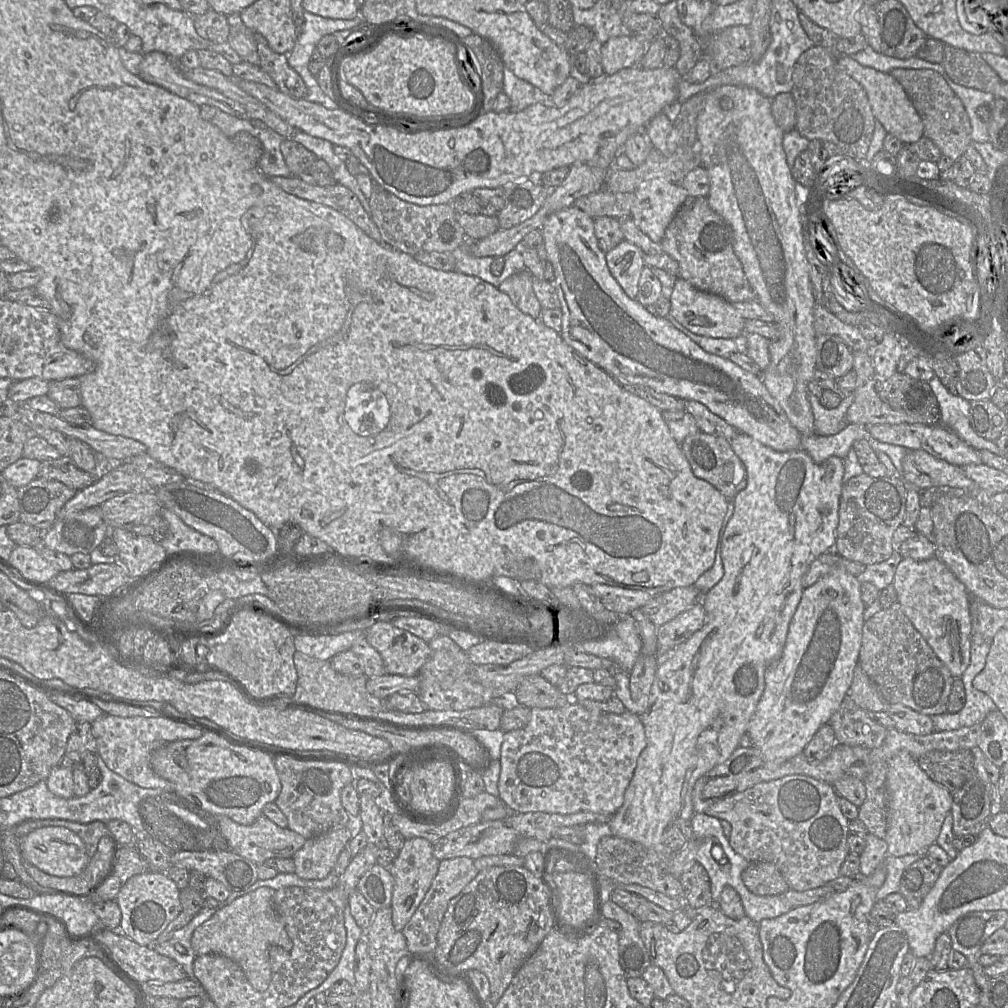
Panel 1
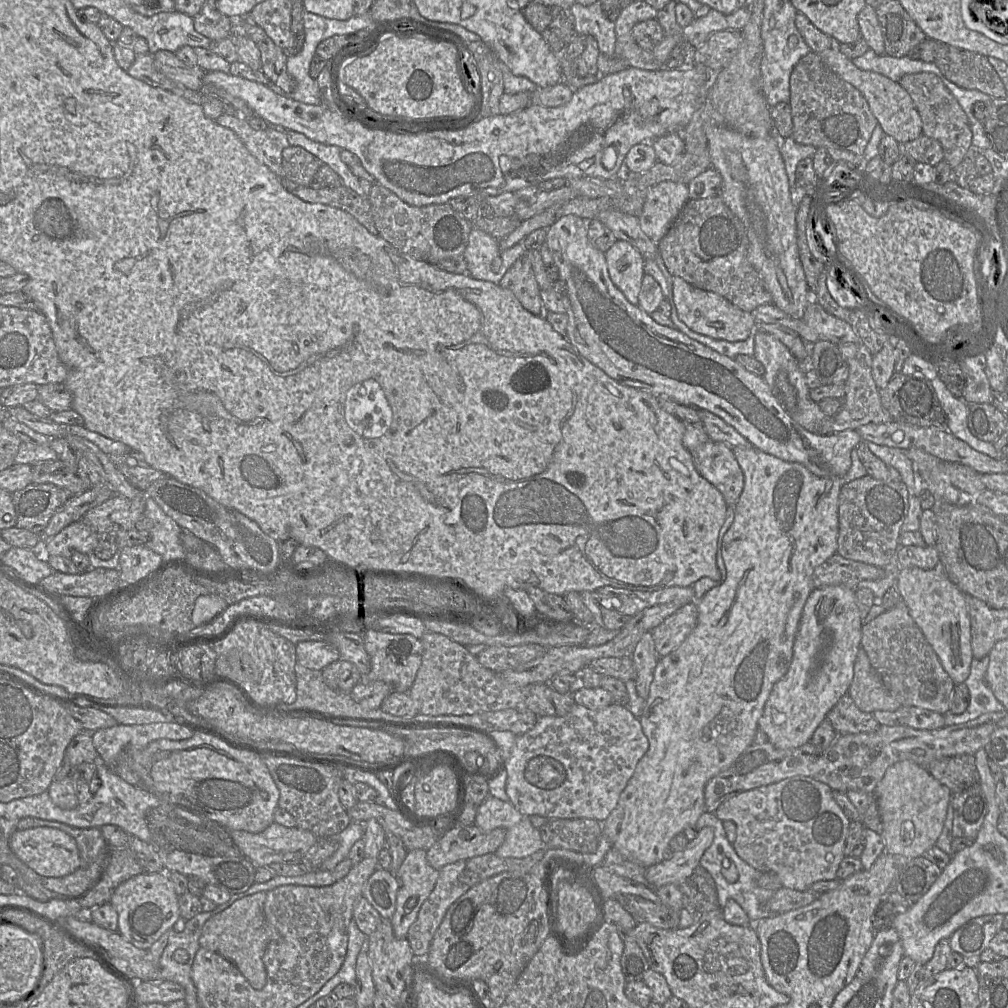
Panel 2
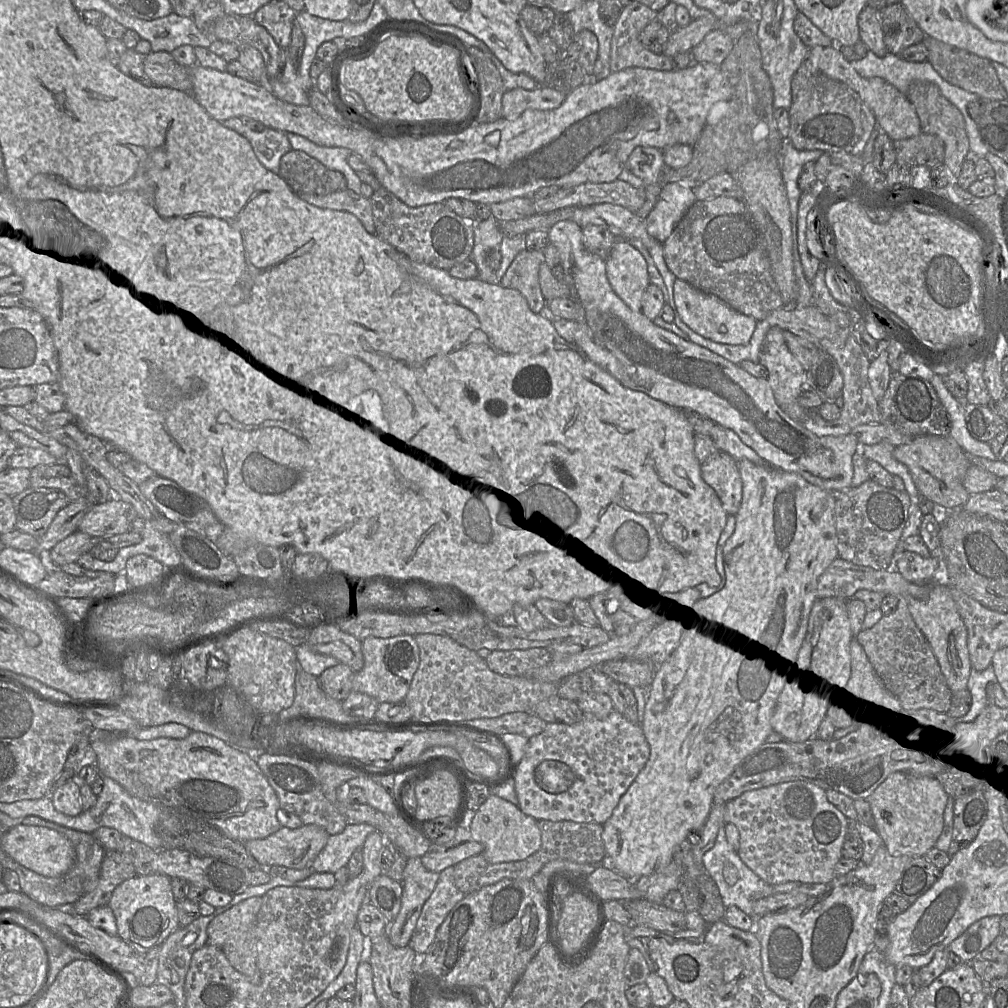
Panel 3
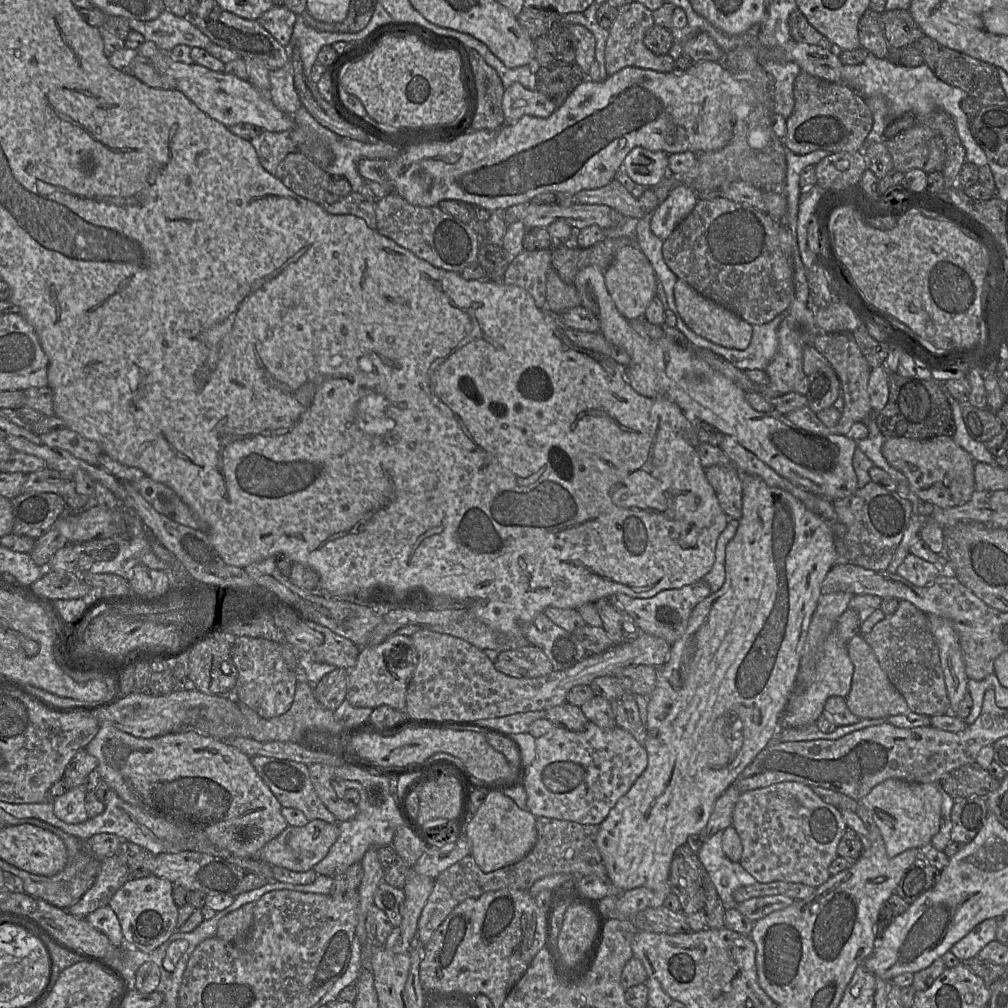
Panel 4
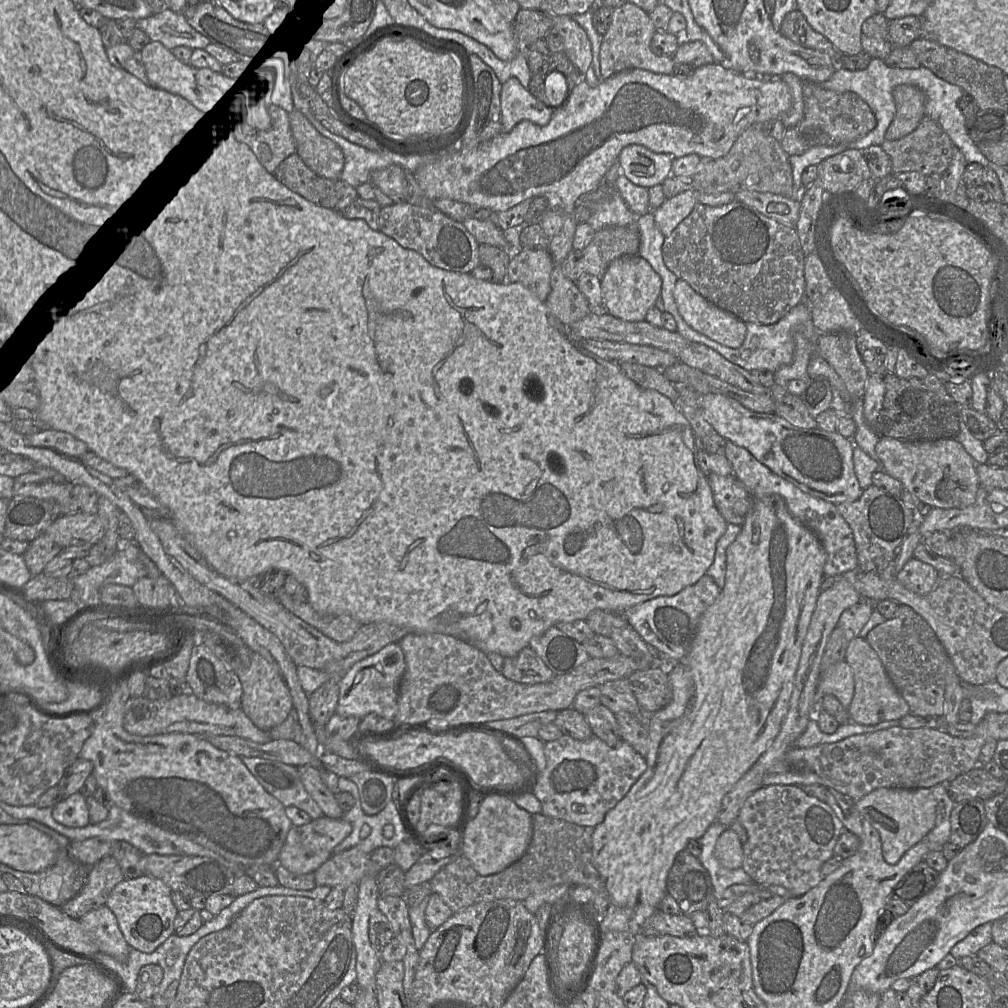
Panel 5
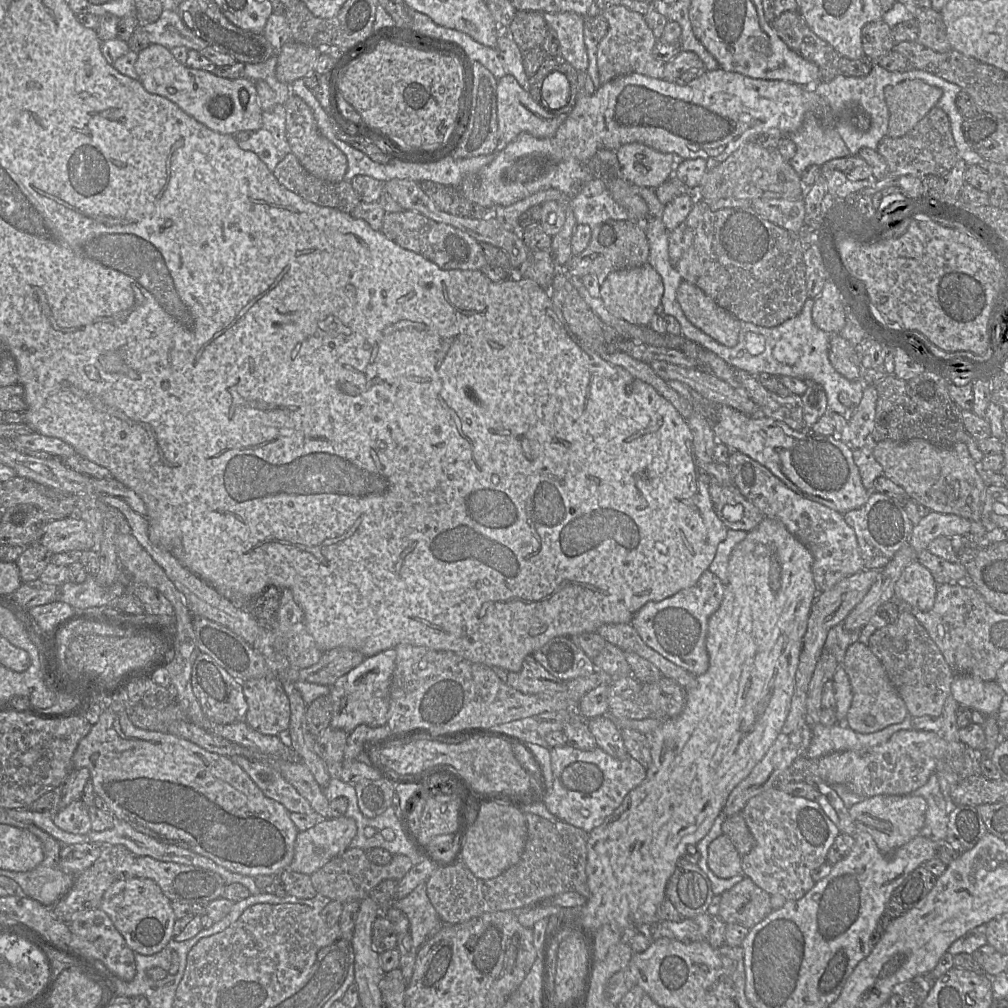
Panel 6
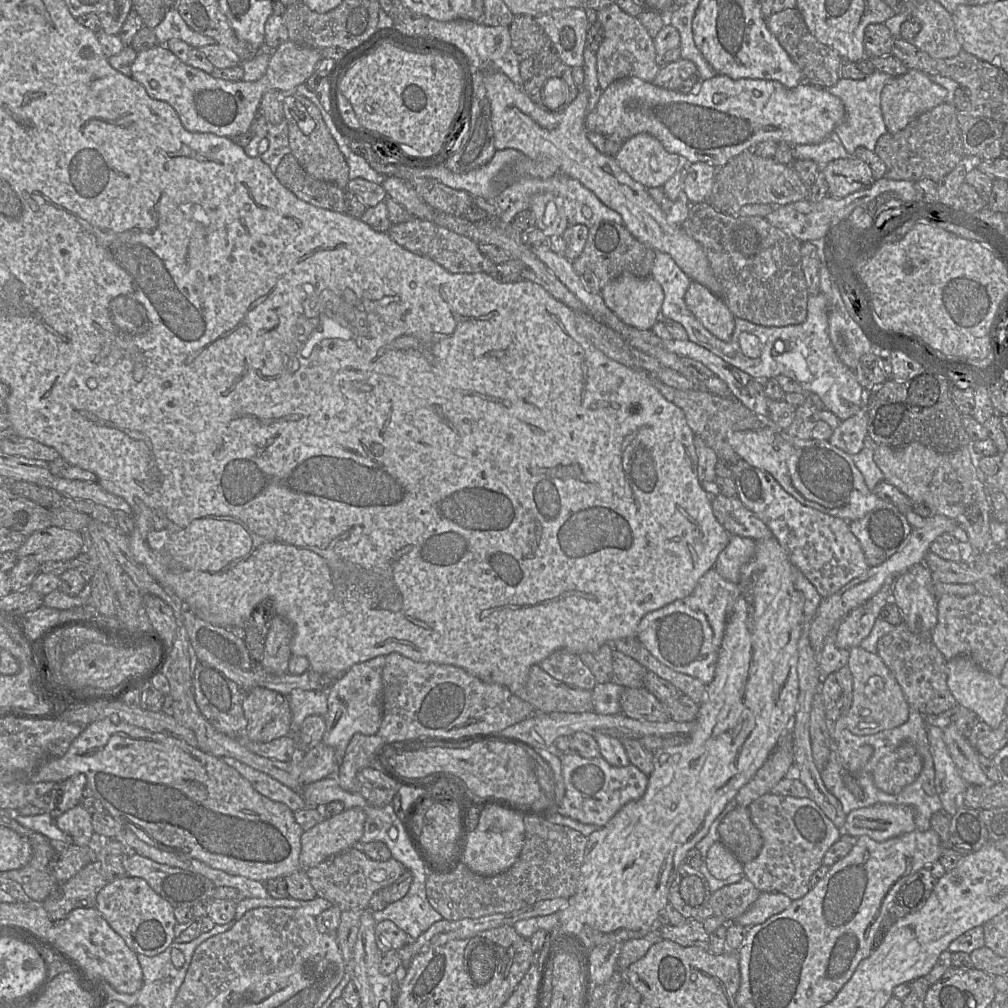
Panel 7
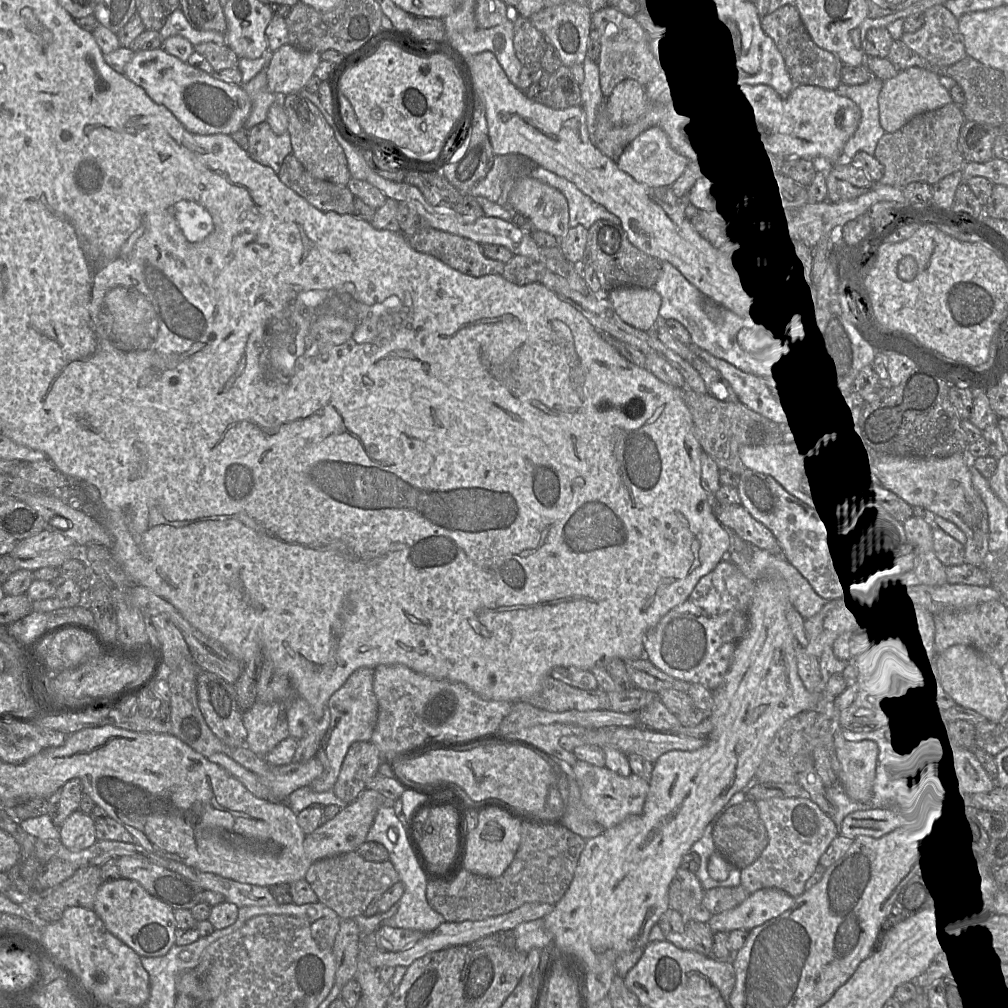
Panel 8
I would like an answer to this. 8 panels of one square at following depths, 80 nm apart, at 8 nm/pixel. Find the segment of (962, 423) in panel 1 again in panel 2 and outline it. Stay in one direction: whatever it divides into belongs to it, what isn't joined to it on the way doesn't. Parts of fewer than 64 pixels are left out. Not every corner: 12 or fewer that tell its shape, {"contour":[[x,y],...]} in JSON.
{"contour":[[938,376],[931,382],[946,414],[946,428],[974,450],[1005,459],[992,442],[970,432],[967,404]]}

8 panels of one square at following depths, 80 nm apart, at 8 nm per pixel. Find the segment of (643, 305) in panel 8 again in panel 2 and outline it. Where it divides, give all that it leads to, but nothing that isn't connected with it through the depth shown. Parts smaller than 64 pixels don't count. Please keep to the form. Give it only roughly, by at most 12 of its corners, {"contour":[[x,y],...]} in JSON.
{"contour":[[624,240],[606,252],[609,276],[627,300],[639,303],[641,253]]}

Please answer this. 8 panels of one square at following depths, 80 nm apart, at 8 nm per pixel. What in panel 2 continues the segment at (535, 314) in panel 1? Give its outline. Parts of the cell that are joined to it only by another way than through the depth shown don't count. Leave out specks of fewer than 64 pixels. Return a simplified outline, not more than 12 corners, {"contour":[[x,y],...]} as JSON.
{"contour":[[526,253],[498,285],[544,317],[541,289]]}

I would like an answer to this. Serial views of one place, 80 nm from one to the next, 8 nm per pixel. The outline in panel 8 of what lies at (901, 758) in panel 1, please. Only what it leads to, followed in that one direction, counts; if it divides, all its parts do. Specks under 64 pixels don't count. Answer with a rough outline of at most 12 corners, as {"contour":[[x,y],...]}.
{"contour":[[886,809],[847,815],[840,835],[880,838],[904,821]]}

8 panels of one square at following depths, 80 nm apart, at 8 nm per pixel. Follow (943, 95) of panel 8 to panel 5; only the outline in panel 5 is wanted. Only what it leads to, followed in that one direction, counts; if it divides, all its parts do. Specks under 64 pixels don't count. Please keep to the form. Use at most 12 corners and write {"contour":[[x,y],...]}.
{"contour":[[908,84],[892,91],[896,114],[885,140],[914,131],[924,117],[925,94]]}

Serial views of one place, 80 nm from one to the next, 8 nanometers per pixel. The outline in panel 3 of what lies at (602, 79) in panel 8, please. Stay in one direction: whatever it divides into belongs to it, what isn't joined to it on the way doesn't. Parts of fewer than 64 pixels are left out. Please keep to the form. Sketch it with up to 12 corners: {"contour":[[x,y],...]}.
{"contour":[[641,2],[622,8],[613,26],[609,67],[661,71],[673,60],[644,47],[640,32],[657,12]]}

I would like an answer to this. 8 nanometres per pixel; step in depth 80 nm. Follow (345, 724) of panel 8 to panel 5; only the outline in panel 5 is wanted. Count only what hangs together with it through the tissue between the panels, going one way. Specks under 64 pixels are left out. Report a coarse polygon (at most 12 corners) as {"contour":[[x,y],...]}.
{"contour":[[387,644],[338,679],[336,714],[394,720],[406,668]]}

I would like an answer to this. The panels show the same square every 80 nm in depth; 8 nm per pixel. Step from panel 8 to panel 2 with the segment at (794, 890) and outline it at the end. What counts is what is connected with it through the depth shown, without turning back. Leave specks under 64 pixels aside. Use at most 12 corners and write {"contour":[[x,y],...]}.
{"contour":[[795,776],[739,793],[738,856],[797,891],[837,879],[850,820]]}

